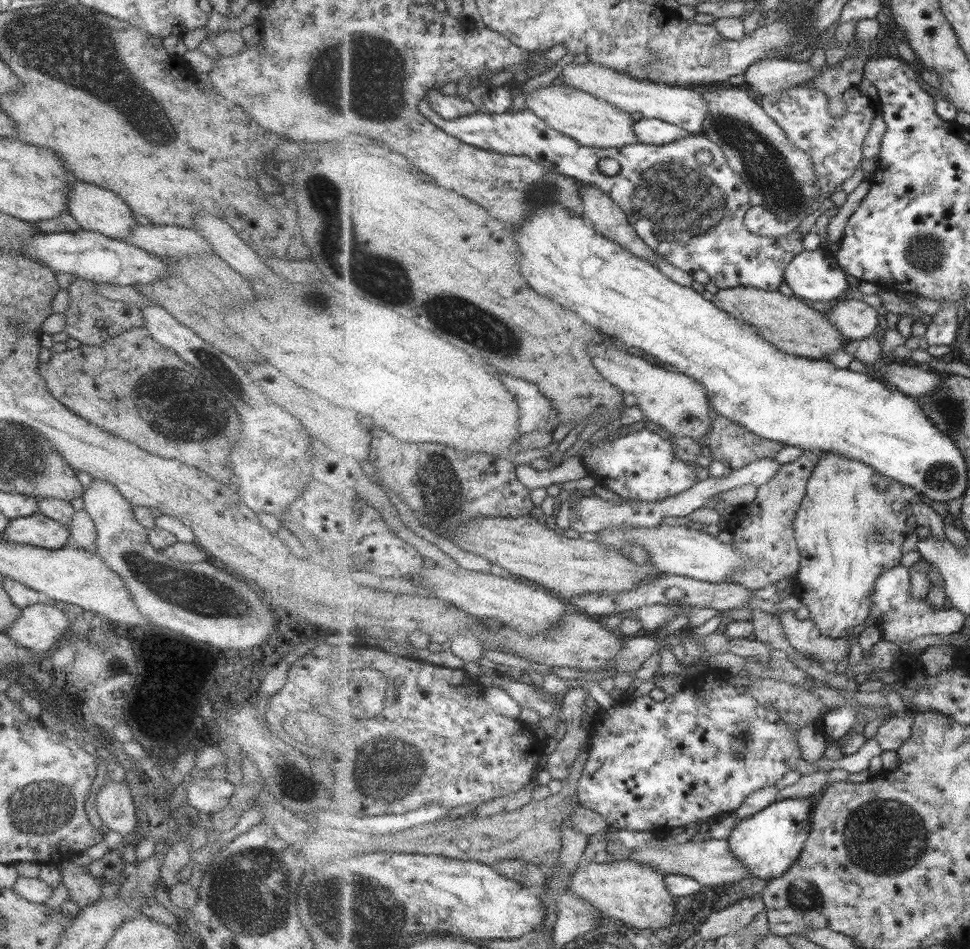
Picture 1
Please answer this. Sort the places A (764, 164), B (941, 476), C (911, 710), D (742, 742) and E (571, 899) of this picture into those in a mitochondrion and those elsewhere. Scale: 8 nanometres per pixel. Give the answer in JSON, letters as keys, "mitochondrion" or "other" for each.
{"A":"mitochondrion","B":"mitochondrion","C":"other","D":"mitochondrion","E":"other"}

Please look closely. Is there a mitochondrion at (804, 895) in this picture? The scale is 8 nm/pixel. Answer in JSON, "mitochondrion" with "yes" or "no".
{"mitochondrion":"yes"}

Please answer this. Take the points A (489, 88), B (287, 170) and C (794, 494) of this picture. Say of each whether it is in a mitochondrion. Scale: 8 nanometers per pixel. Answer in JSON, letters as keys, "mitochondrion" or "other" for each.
{"A":"other","B":"other","C":"other"}

